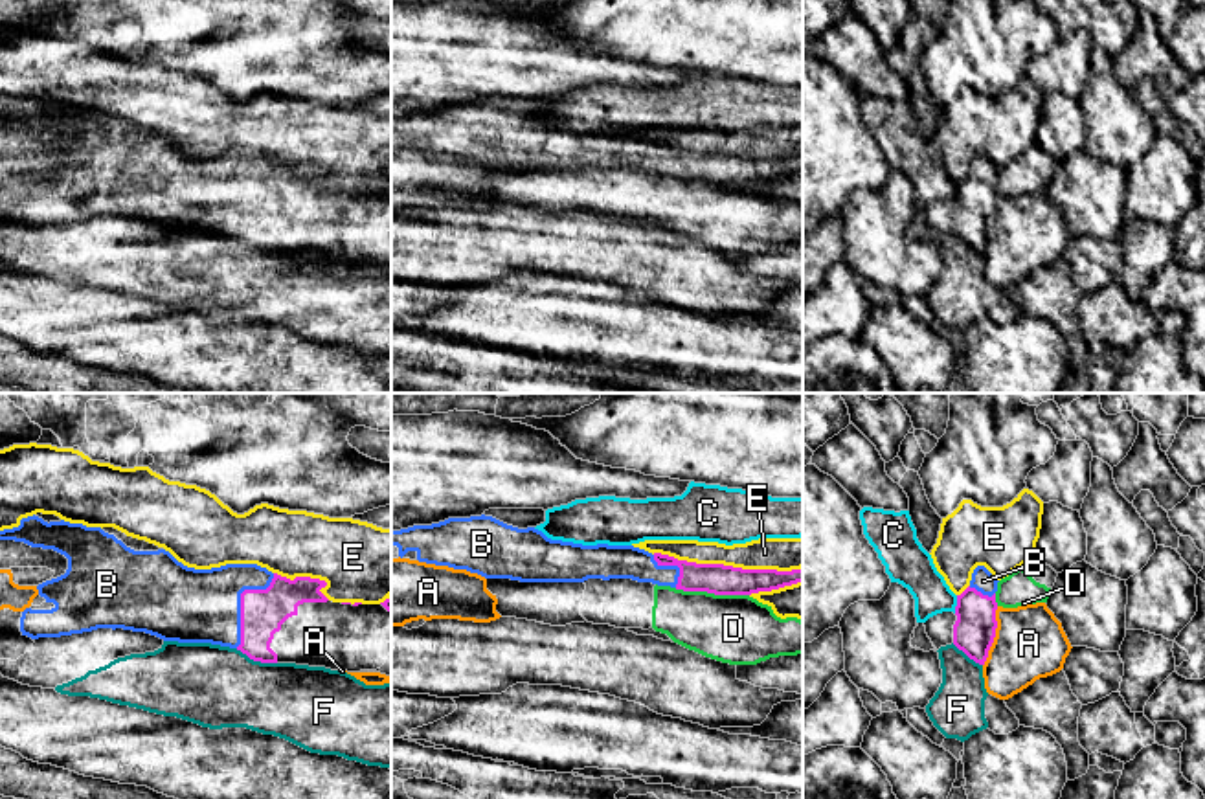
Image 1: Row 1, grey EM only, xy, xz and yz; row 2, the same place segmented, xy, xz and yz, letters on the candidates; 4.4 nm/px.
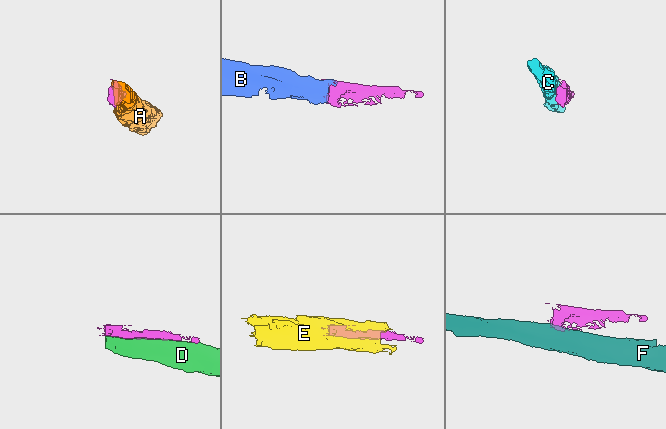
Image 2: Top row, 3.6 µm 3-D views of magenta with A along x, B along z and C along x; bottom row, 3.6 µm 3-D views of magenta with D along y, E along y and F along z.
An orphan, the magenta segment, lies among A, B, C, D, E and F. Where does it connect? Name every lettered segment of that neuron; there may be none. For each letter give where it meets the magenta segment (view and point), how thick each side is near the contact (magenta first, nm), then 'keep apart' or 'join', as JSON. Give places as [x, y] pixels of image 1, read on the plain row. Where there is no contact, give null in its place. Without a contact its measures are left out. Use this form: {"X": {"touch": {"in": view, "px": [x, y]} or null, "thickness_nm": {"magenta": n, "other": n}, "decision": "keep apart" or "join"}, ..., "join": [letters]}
{"A": {"touch": {"in": "yz", "px": [994, 225]}, "thickness_nm": {"magenta": 190, "other": 320}, "decision": "keep apart"}, "B": {"touch": {"in": "xy", "px": [241, 190]}, "thickness_nm": {"magenta": 200, "other": 320}, "decision": "join"}, "C": {"touch": {"in": "yz", "px": [957, 193]}, "thickness_nm": {"magenta": 190, "other": 180}, "decision": "keep apart"}, "D": {"touch": {"in": "xz", "px": [711, 180]}, "thickness_nm": {"magenta": 140, "other": 300}, "decision": "keep apart"}, "E": {"touch": {"in": "xz", "px": [728, 155]}, "thickness_nm": {"magenta": 140, "other": 140}, "decision": "keep apart"}, "F": {"touch": {"in": "xy", "px": [256, 248]}, "thickness_nm": {"magenta": 200, "other": 360}, "decision": "keep apart"}, "join": ["B"]}

